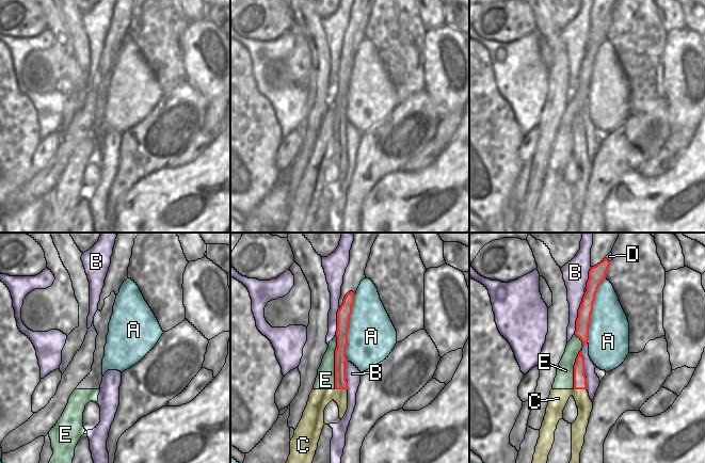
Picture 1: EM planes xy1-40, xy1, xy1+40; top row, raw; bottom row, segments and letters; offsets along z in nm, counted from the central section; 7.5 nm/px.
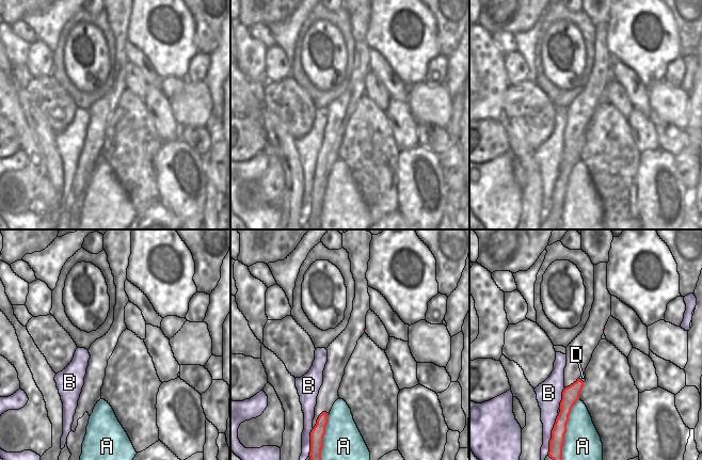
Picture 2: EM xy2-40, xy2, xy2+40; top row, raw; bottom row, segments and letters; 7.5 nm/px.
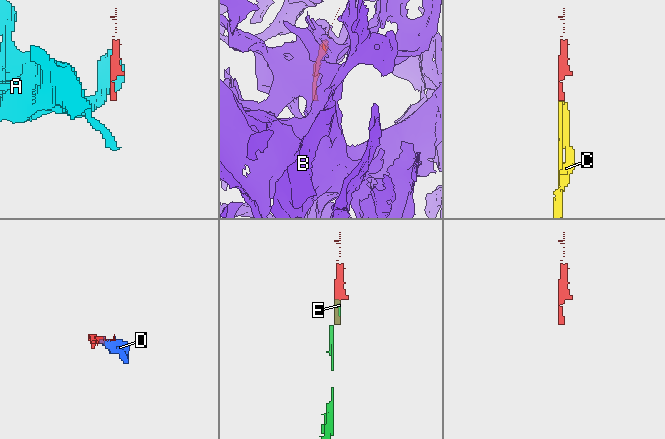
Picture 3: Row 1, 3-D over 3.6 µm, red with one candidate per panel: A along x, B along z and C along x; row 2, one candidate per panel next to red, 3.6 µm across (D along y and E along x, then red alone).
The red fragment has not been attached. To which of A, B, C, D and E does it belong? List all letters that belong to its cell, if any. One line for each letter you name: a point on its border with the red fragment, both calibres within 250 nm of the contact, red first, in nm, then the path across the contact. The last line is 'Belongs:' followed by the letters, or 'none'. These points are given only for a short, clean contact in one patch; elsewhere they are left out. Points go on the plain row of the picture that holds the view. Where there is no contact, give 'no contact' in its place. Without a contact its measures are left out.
Belongs: none

